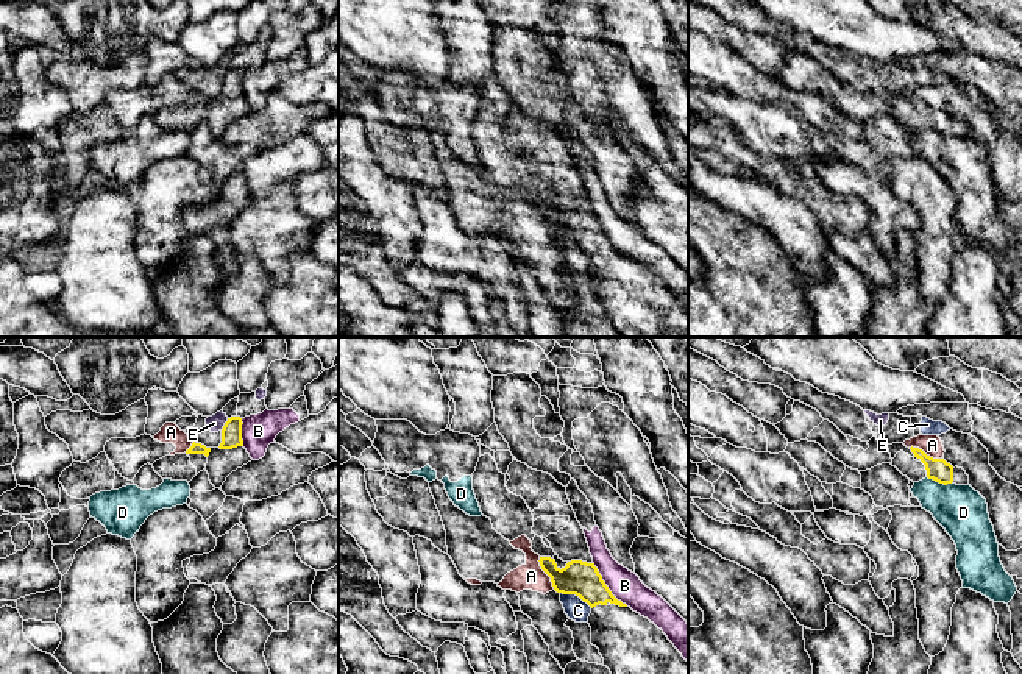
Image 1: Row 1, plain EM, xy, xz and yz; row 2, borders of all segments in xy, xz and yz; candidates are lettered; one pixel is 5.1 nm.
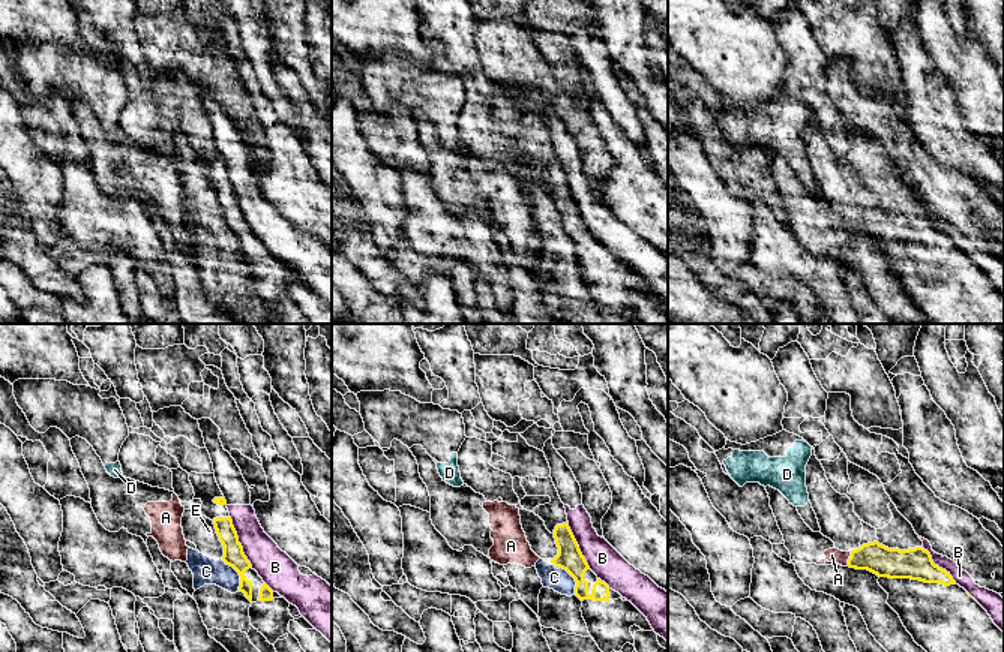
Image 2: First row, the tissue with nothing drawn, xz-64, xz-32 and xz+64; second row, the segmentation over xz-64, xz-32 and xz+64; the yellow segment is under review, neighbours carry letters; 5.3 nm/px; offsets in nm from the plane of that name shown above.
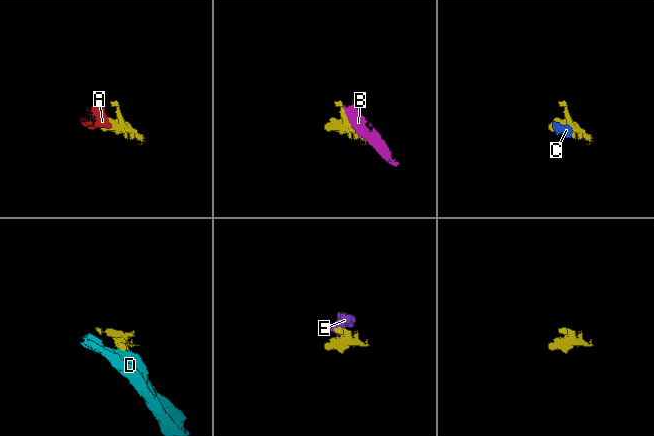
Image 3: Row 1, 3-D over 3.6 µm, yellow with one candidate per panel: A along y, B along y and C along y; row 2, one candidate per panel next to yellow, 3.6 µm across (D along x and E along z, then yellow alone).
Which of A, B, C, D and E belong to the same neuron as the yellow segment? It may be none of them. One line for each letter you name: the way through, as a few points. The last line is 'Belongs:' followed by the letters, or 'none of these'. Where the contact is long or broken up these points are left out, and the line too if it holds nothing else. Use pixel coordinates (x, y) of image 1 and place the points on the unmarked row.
Belongs: none of these

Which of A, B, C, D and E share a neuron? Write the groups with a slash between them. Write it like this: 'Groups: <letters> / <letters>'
Groups: A / B / C E / D

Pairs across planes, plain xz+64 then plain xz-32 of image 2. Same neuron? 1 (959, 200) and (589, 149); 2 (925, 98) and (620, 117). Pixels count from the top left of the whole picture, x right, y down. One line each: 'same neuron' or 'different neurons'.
1: same neuron
2: same neuron

